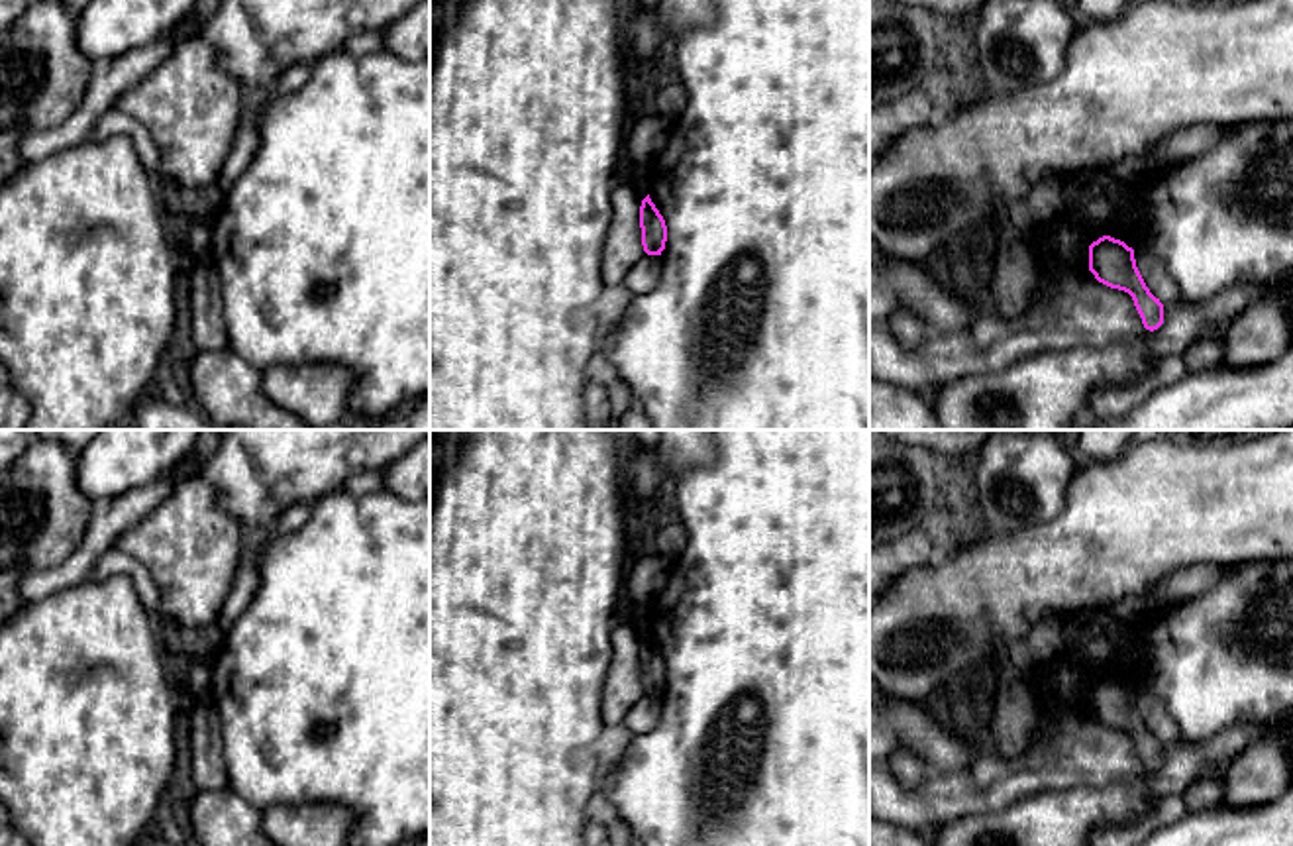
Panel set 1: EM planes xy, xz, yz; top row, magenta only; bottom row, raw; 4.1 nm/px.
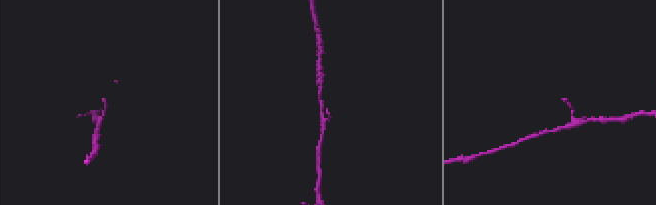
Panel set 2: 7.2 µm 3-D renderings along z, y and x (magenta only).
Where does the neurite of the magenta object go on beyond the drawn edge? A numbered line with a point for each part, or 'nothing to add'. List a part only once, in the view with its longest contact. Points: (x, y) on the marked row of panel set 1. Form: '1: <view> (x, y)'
nothing to add

